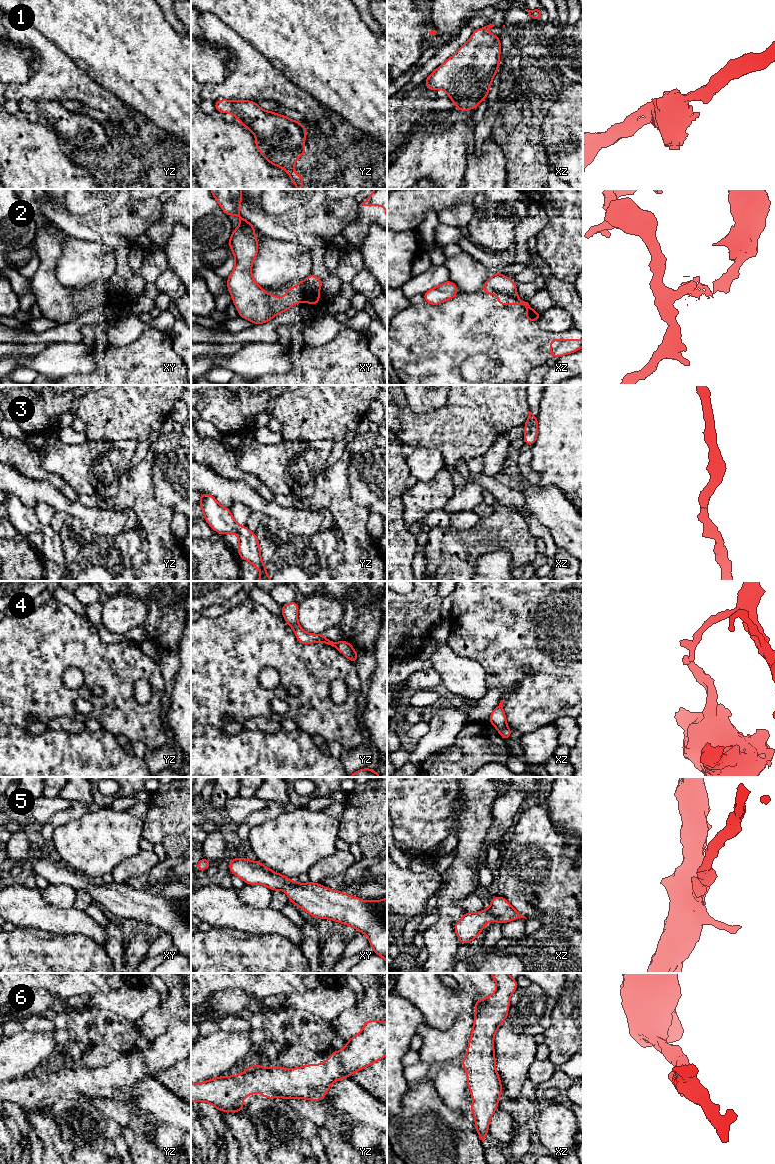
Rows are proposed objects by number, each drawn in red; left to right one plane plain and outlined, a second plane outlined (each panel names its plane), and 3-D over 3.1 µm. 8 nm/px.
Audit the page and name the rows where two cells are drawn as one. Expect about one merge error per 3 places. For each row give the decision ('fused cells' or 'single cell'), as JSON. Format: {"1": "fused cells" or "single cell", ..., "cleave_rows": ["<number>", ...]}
{"1": "single cell", "2": "fused cells", "3": "single cell", "4": "fused cells", "5": "single cell", "6": "single cell", "cleave_rows": ["2", "4"]}

